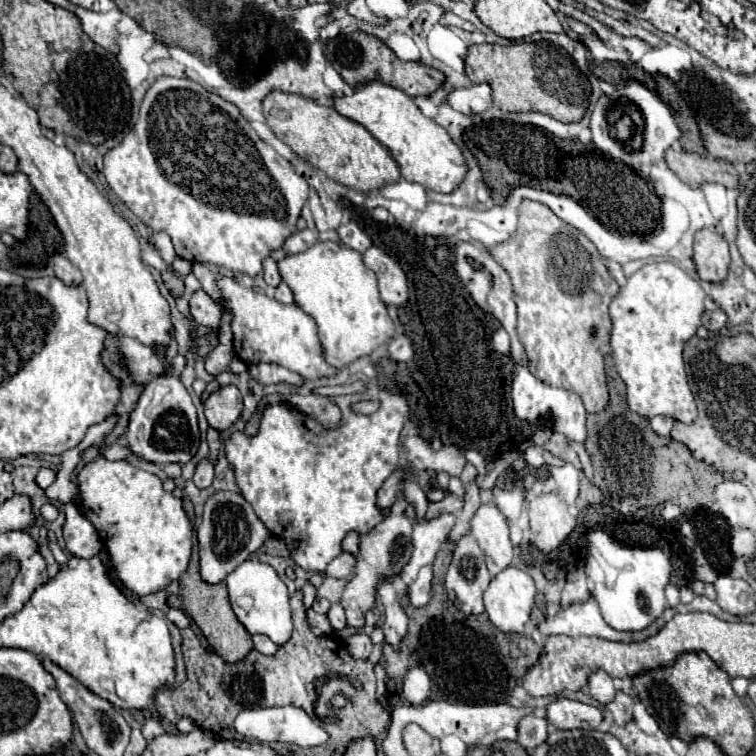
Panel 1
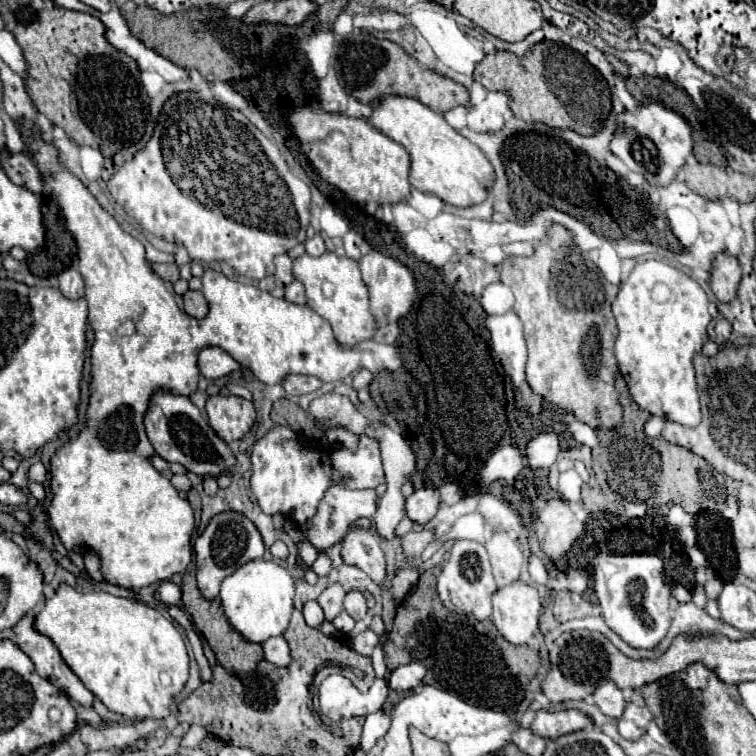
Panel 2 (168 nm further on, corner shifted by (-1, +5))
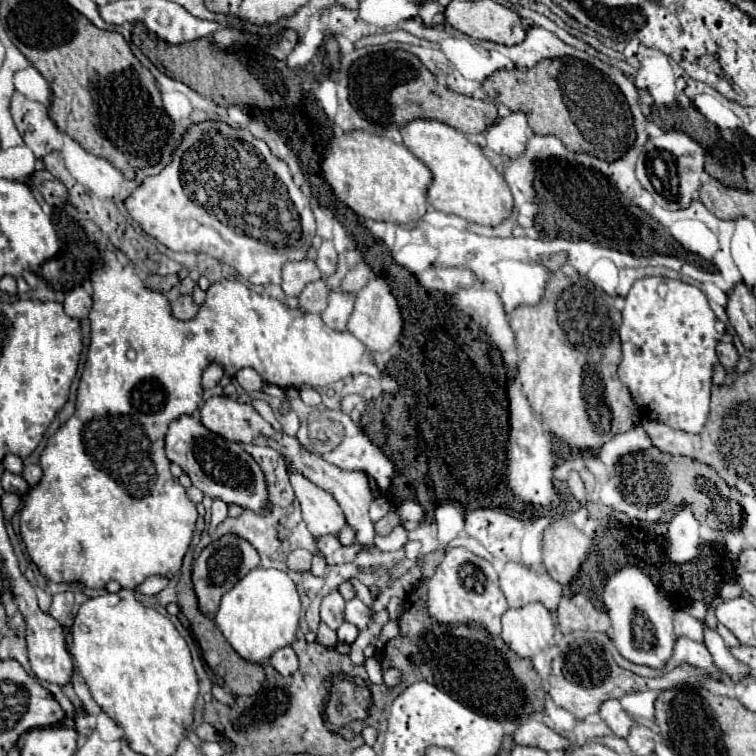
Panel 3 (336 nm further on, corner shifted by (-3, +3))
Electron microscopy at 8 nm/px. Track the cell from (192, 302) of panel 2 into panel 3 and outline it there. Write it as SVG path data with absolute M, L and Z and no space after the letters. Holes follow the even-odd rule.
M180 296L176 302L172 302L172 314L178 320L190 320L198 314L198 304L194 302L192 296Z

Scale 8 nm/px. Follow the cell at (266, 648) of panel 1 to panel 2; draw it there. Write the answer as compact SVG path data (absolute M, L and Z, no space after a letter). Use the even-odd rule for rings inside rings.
M282 636L268 638L262 644L262 648L264 648L264 658L268 662L272 662L274 666L278 666L278 668L286 668L290 664L290 660L292 660L290 658L290 648L288 648L288 644L286 644L286 640Z

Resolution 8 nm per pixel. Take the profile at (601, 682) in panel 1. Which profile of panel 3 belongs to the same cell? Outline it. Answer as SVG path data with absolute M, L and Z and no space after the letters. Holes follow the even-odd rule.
M610 698L606 702L602 702L600 706L600 718L610 726L610 730L620 736L620 738L626 738L628 736L628 730L630 726L634 724L632 716L628 716L620 704L620 700L616 698Z

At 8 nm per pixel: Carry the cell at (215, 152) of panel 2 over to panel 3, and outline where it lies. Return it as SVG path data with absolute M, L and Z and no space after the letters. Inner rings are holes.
M204 120L188 126L164 170L156 176L146 176L124 200L124 206L144 232L166 248L208 254L226 262L248 280L244 286L258 294L264 293L266 284L282 282L280 272L284 262L304 260L316 234L310 200L294 184L286 162L276 158L268 144L248 128L232 128L220 120Z

